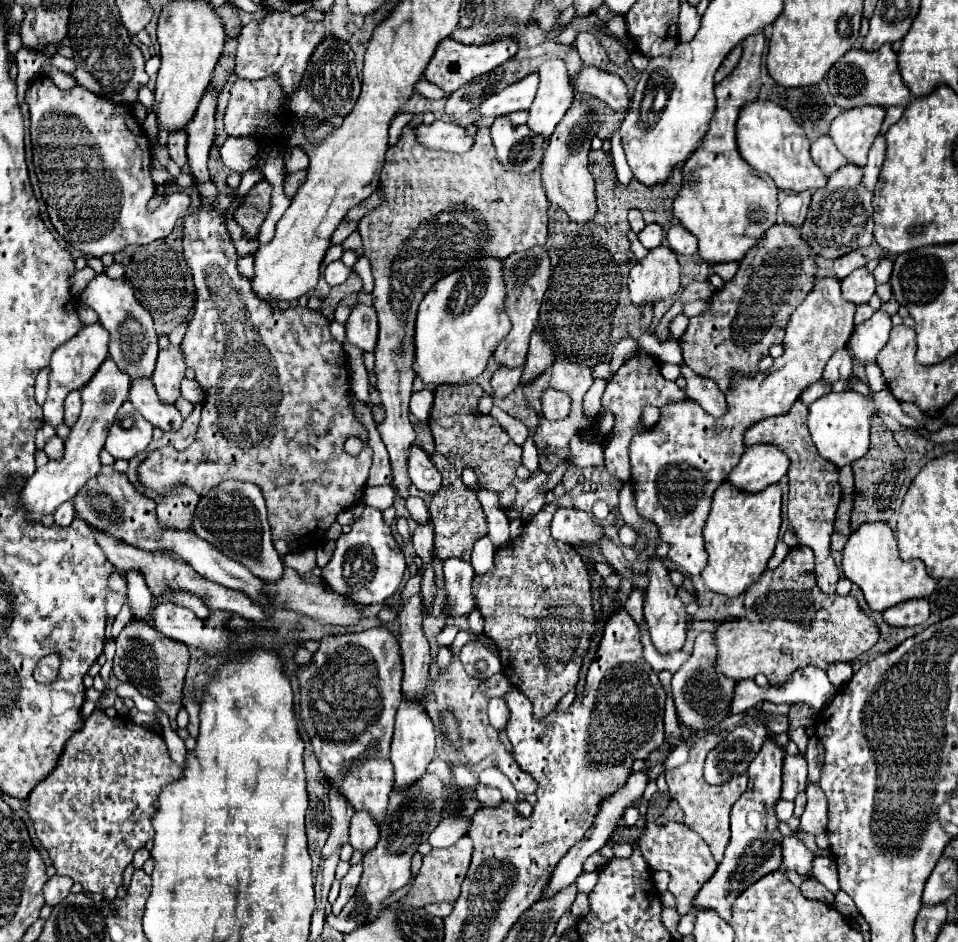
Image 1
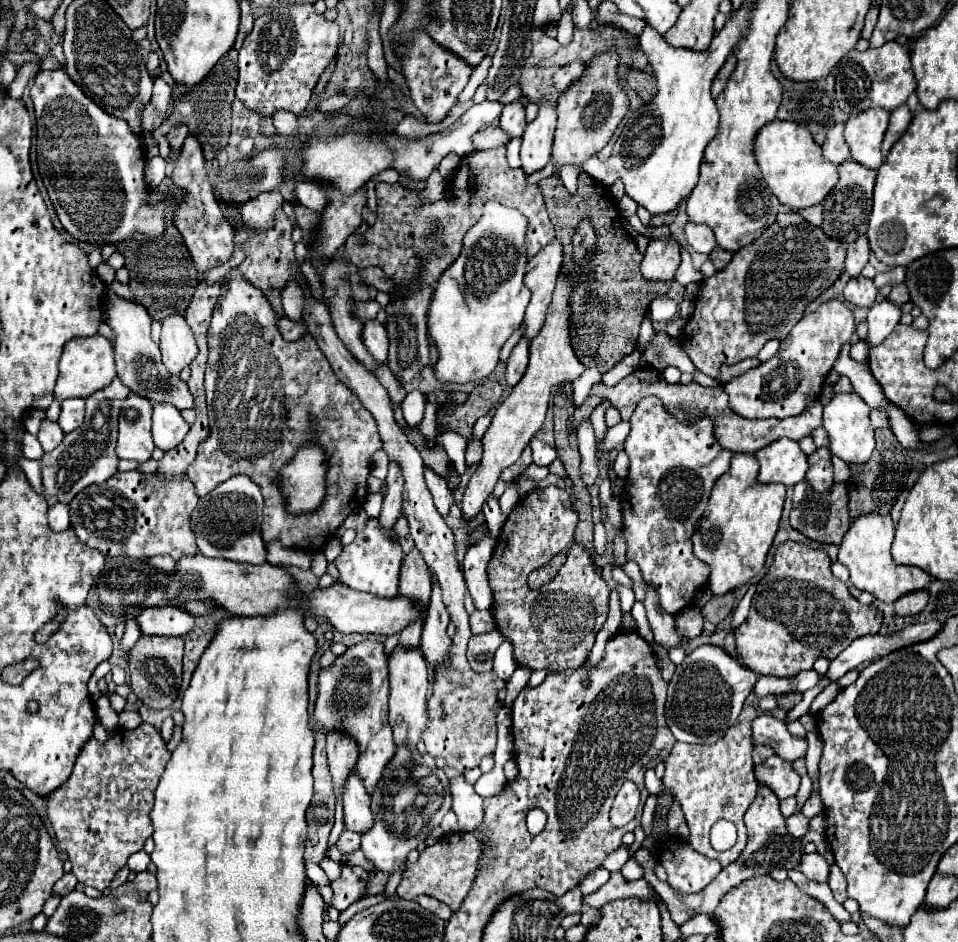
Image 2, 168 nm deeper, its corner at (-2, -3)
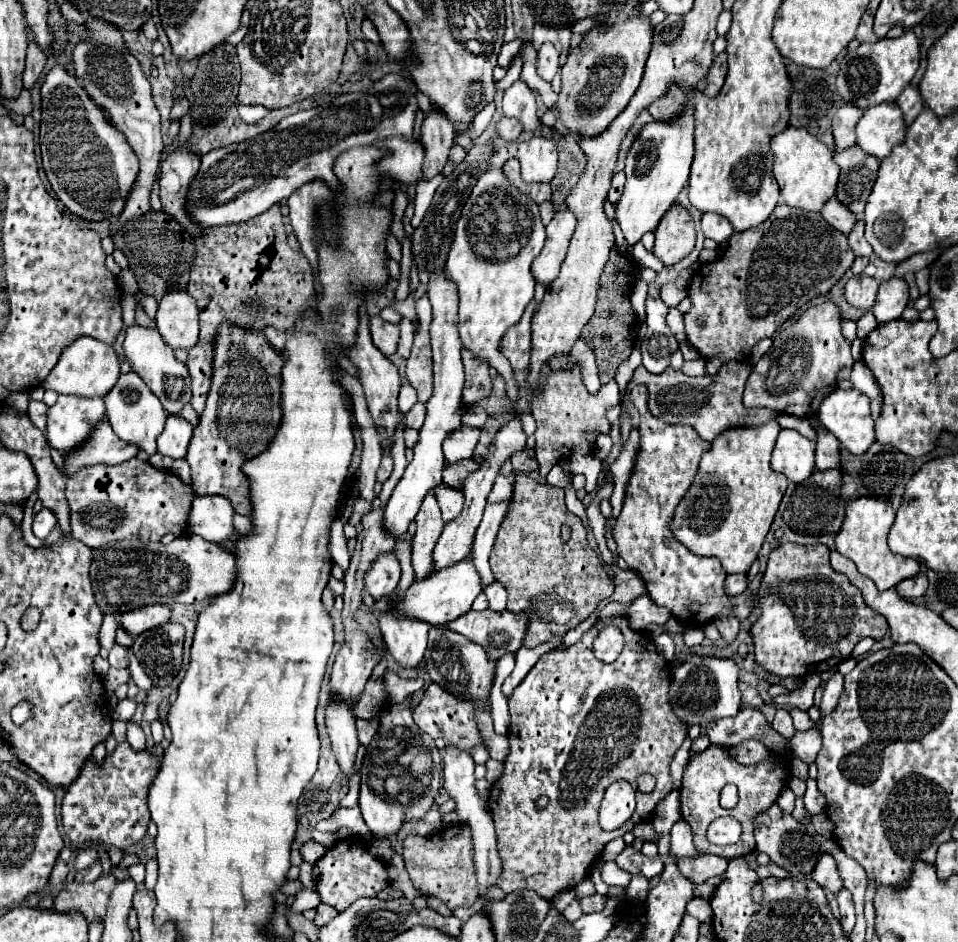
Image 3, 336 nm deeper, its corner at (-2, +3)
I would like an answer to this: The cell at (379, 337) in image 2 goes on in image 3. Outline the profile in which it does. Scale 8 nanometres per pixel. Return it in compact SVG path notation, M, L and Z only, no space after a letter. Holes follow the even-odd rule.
M371 317L369 323L369 331L373 337L375 347L383 353L383 355L393 355L397 351L397 341L399 341L399 327L393 323L383 321L381 317Z

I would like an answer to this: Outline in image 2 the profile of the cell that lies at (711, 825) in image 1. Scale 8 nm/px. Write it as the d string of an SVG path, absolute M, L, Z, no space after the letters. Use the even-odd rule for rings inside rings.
M739 721L731 725L725 735L713 743L713 745L691 745L691 743L675 743L671 755L665 759L667 771L663 777L663 783L675 791L675 797L679 799L685 821L689 825L689 845L709 857L717 859L723 867L737 861L737 857L743 853L743 847L747 845L747 829L743 823L743 815L747 807L757 797L759 783L753 775L753 761L751 761L751 721ZM717 819L727 819L735 823L739 831L739 839L733 849L729 851L715 851L709 845L709 829Z

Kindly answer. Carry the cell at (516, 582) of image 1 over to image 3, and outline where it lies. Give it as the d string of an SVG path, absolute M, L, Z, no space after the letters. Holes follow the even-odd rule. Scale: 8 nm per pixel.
M517 473L515 477L515 491L509 501L509 511L497 533L489 565L495 579L503 583L509 593L507 609L515 615L521 615L521 611L529 615L523 645L531 649L553 637L563 637L567 631L581 625L589 615L597 611L601 601L611 599L615 589L613 579L607 575L601 559L597 557L597 553L587 541L587 529L583 527L583 521L567 509L563 489L547 483L537 483L533 477L525 473ZM563 525L569 525L573 529L573 535L567 543L563 543L559 537L559 531Z

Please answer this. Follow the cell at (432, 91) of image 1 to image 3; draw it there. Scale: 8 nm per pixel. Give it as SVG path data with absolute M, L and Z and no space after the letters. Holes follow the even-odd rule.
M365 18L363 20L361 29L366 40L371 41L375 44L381 44L379 34L373 22L369 18Z

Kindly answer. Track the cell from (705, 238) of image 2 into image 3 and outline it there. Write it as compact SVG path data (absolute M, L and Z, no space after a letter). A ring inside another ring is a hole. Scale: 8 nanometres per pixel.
M705 213L701 217L701 231L707 239L713 239L717 243L721 243L733 235L729 221L725 221L725 217L719 217L715 213Z

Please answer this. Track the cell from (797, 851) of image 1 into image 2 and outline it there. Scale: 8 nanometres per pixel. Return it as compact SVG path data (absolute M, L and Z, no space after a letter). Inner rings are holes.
M805 853L801 859L799 869L805 873L807 879L825 883L829 879L829 865L819 853Z

